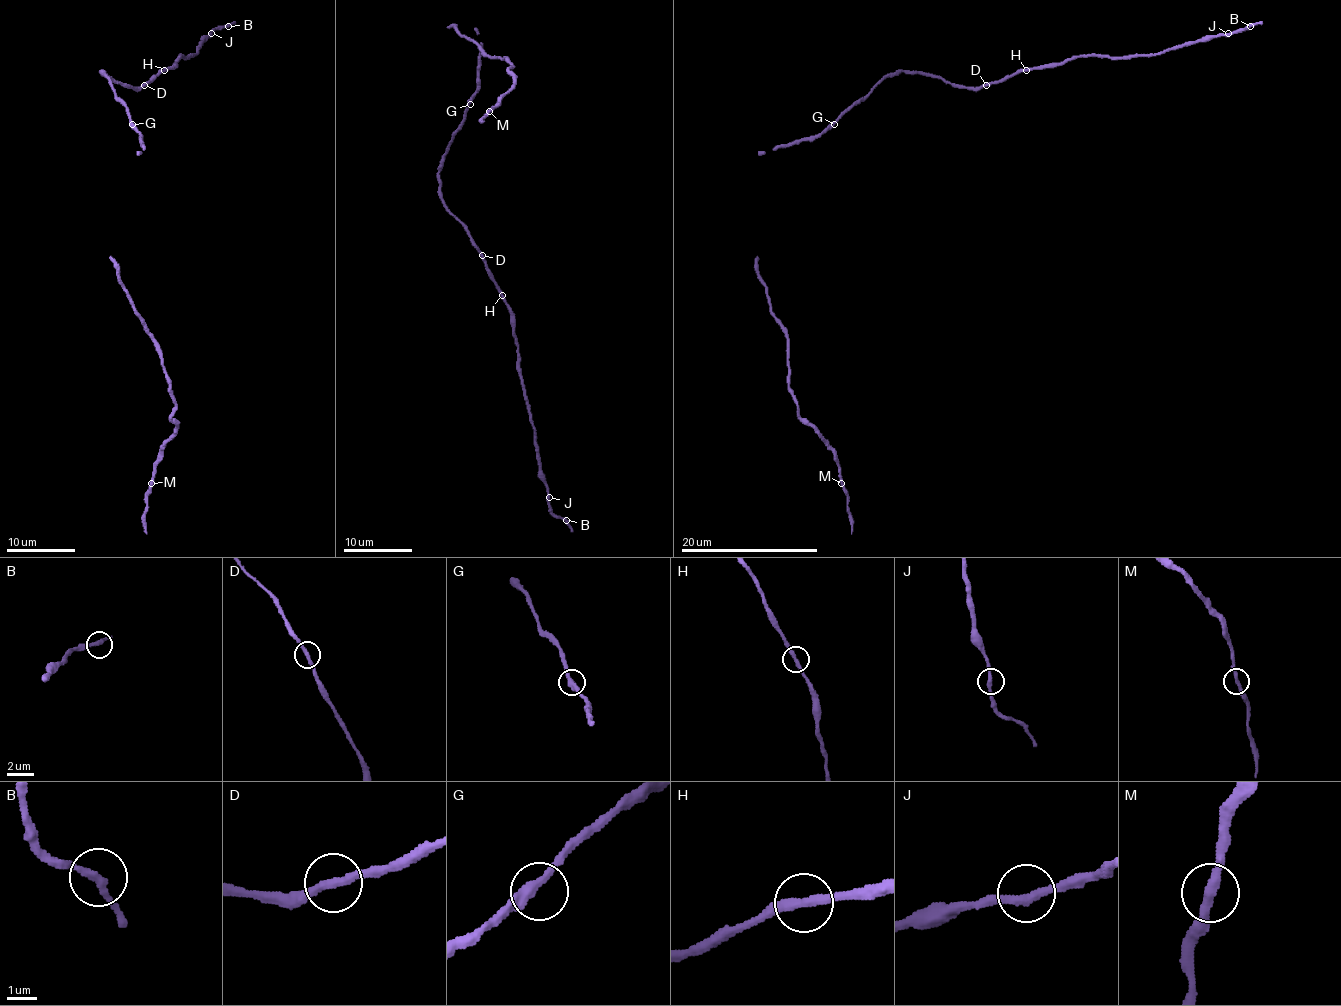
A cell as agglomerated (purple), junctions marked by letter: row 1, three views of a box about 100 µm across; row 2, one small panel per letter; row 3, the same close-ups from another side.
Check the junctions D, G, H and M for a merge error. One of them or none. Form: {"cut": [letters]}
{"cut": []}

